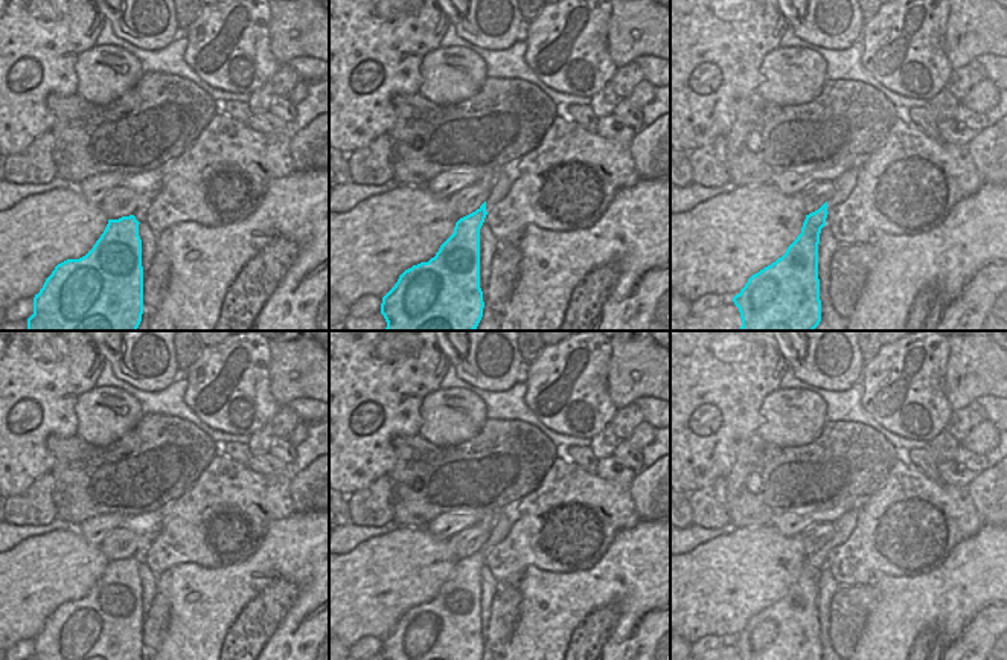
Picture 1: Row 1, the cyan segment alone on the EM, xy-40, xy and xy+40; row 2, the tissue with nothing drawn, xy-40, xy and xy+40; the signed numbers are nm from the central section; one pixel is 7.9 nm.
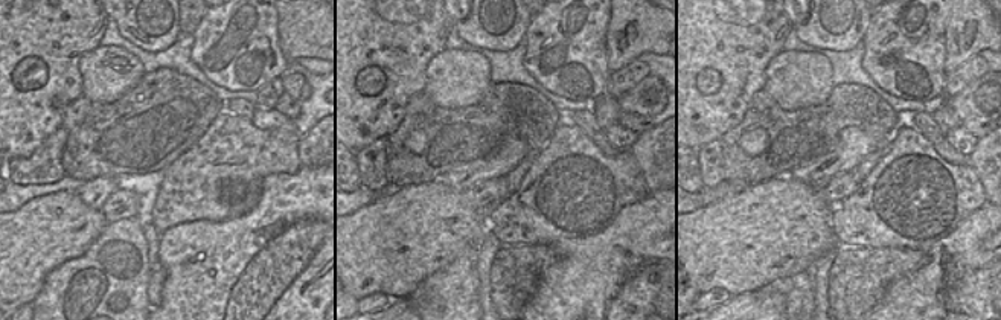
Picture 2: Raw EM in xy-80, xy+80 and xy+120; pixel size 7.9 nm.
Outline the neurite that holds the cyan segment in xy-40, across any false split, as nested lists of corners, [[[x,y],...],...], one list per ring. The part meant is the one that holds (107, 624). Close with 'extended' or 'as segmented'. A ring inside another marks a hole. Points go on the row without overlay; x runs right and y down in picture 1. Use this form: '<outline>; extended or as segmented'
[[[134,556],[108,561],[93,590],[55,608],[34,639],[29,660],[142,660],[143,608],[139,562]]]; as segmented

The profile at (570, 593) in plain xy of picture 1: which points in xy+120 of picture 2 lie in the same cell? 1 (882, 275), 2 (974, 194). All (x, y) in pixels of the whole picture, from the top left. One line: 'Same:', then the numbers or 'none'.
Same: none

